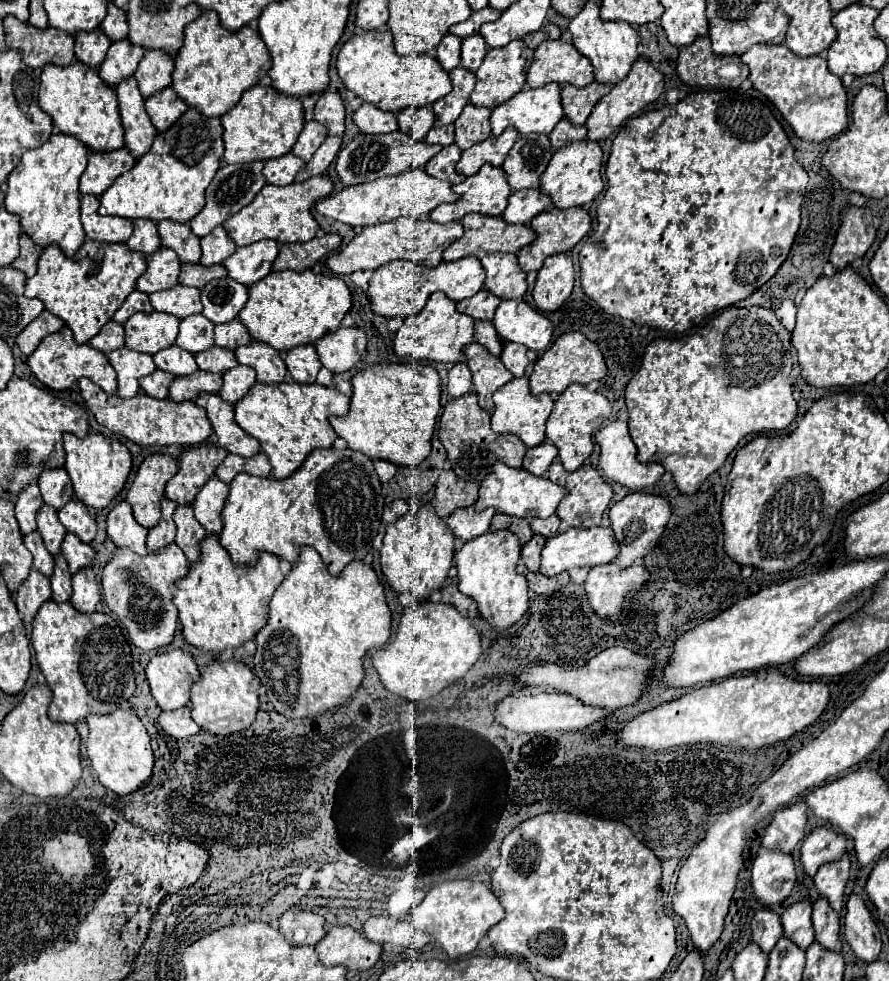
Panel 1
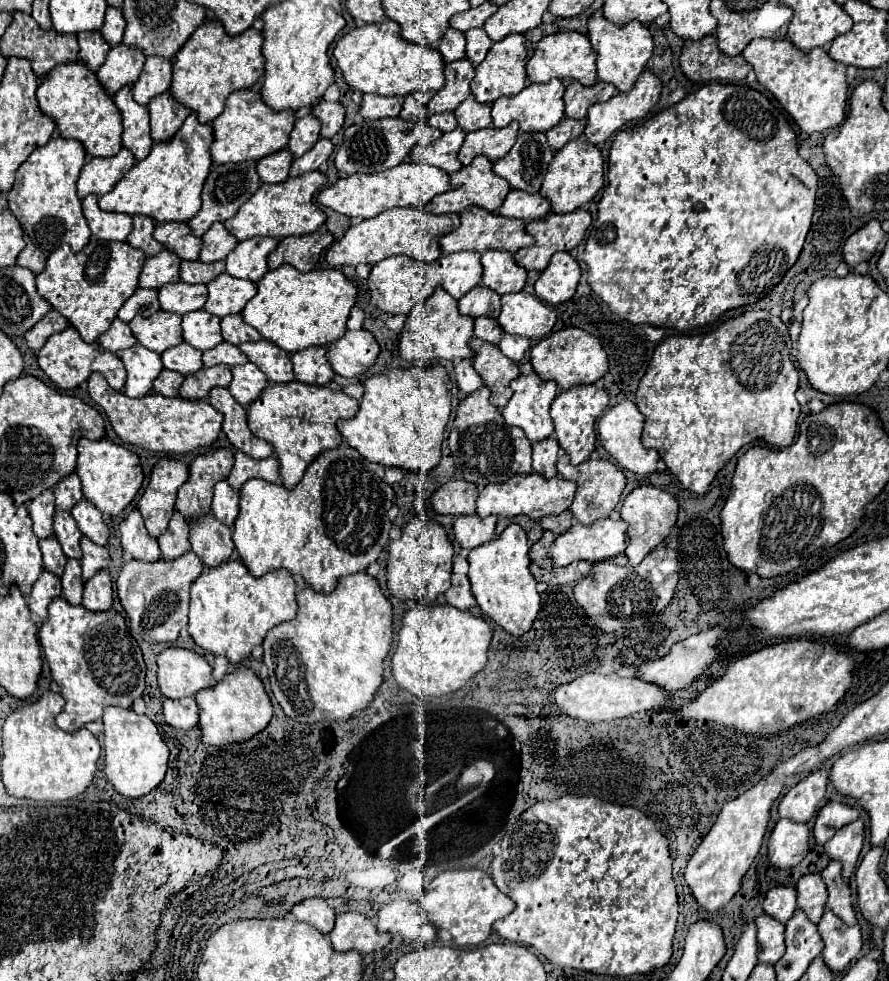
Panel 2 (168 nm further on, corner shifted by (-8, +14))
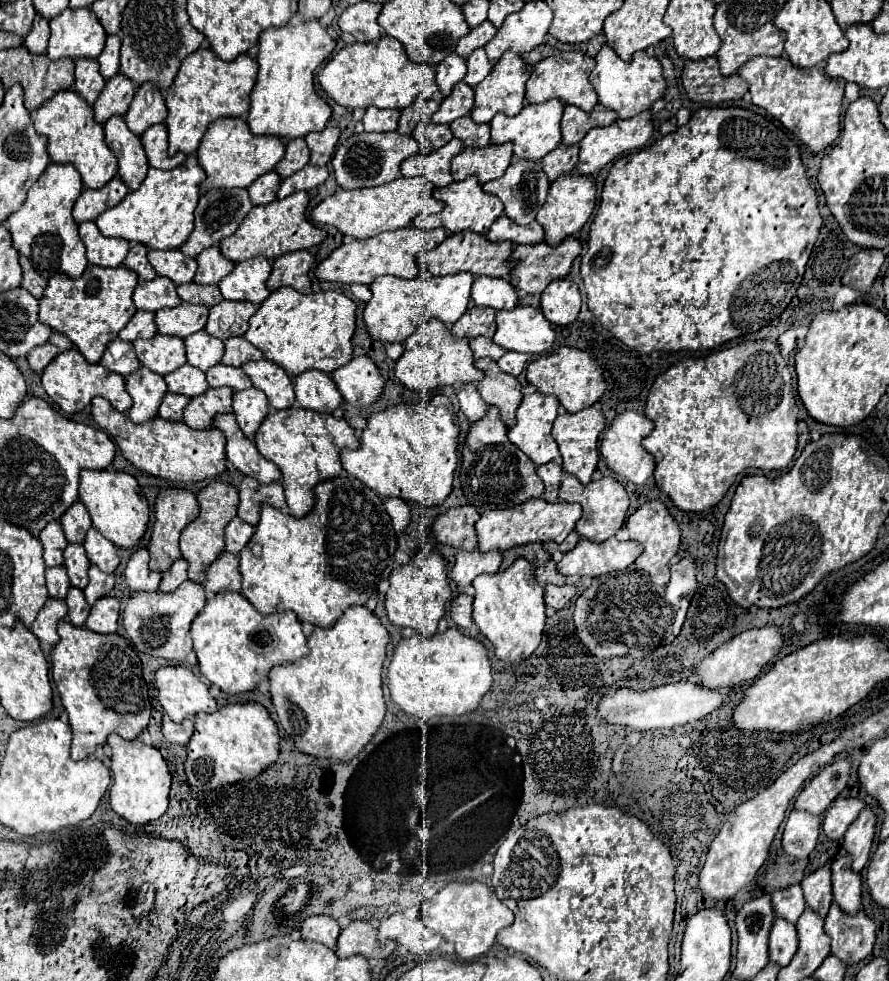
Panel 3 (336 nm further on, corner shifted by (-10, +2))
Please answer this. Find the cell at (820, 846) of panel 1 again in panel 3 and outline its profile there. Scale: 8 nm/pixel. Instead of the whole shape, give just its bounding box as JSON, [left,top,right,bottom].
[823,798,865,840]

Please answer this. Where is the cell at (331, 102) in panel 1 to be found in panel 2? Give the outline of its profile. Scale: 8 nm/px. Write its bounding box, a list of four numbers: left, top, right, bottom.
[311,100,345,138]

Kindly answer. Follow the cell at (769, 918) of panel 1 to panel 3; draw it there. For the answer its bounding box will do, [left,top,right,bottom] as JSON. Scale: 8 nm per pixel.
[771,884,805,924]

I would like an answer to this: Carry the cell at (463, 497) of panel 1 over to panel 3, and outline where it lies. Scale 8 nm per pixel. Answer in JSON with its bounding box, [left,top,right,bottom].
[433,504,479,550]

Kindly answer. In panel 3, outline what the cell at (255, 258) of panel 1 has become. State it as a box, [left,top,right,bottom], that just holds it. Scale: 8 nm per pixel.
[219,260,271,302]

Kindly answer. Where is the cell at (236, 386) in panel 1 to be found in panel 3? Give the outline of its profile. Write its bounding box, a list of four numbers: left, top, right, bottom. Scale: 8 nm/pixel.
[233,388,269,438]

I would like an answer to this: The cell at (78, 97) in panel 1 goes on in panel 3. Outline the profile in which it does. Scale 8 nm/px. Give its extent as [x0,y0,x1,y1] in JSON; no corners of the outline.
[31,88,117,188]

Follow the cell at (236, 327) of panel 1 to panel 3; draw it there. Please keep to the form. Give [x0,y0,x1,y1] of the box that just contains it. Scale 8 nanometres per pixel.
[223,336,263,366]

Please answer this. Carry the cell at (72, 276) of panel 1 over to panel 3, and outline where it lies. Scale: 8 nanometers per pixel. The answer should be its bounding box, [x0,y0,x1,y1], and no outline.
[39,264,137,362]

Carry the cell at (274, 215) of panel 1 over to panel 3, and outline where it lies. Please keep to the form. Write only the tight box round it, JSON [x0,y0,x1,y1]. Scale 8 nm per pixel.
[221,192,327,262]

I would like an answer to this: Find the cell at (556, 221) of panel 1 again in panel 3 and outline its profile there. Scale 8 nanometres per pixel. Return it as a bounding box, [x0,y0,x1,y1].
[509,236,581,294]

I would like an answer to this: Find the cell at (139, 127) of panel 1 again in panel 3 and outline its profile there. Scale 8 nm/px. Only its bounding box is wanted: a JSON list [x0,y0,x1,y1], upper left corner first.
[105,116,149,190]

